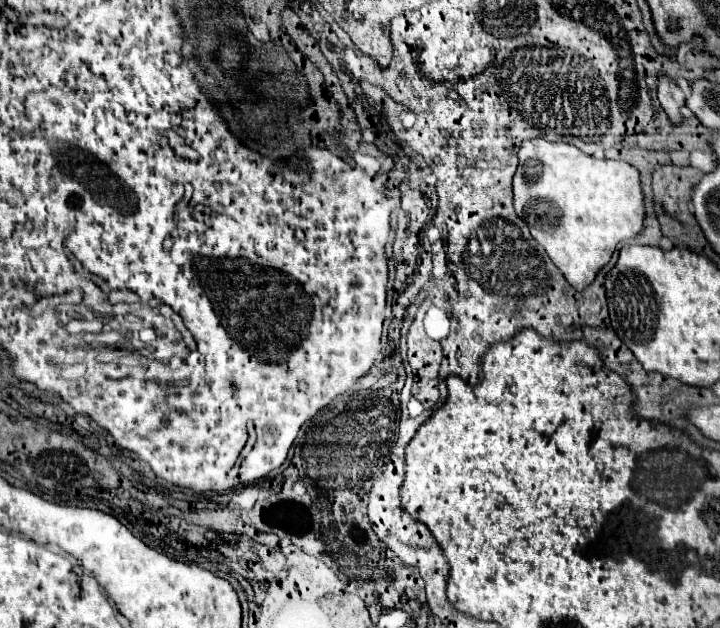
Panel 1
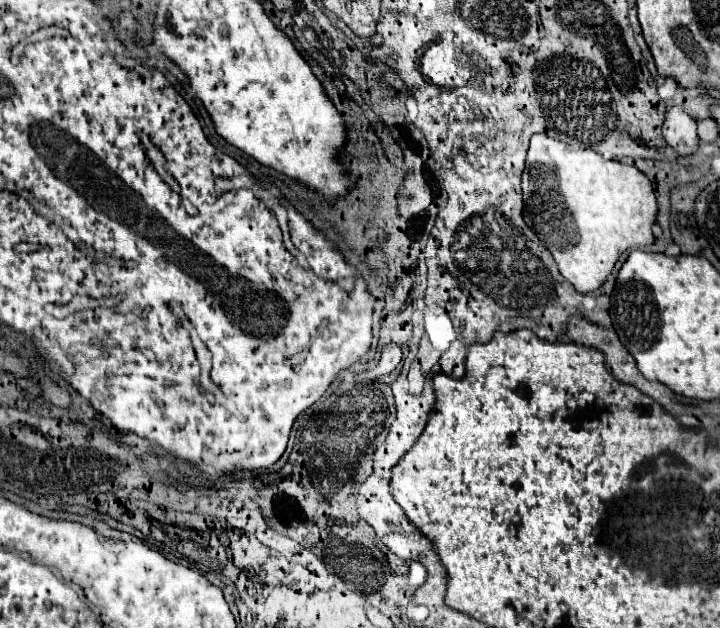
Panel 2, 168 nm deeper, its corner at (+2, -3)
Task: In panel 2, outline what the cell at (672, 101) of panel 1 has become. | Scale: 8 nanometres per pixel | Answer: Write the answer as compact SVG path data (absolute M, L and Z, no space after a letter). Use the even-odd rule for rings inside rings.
M670 107L662 125L664 141L676 151L676 155L694 155L698 151L696 121L684 113L682 107Z

